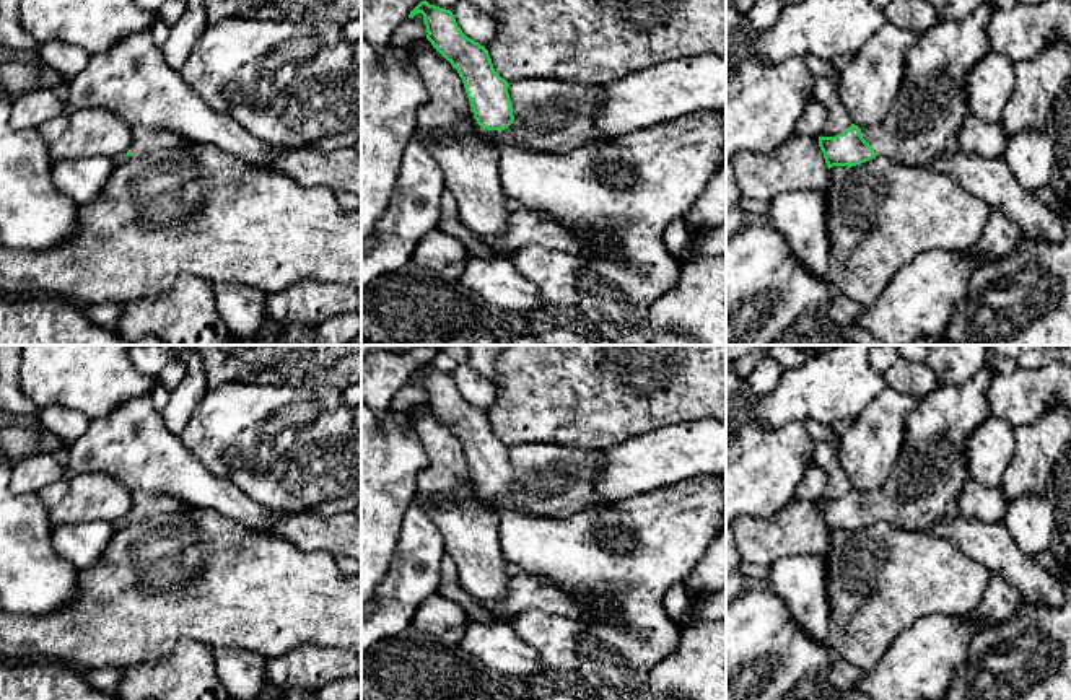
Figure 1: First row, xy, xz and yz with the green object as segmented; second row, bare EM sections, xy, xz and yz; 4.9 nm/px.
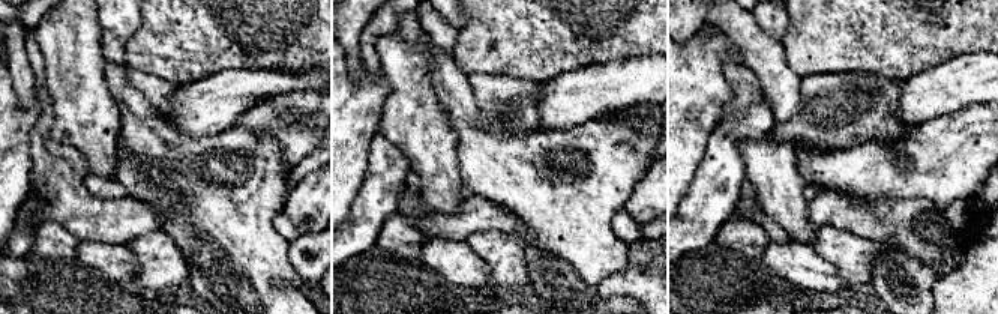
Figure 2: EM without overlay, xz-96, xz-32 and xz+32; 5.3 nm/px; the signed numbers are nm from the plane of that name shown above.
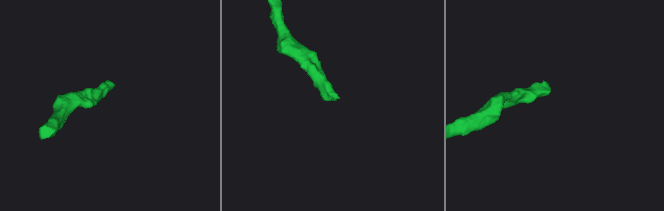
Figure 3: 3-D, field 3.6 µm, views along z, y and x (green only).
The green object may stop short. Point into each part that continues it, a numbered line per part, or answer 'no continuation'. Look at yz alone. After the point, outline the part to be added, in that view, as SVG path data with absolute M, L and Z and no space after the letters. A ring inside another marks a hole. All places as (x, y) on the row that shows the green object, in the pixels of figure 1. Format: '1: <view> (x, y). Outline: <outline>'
1: yz (931, 106). Outline: M983 0L964 20L939 20L905 54L905 78L887 117L876 127L863 129L863 138L874 148L876 156L889 156L905 166L929 166L947 150L951 137L957 137L964 120L970 117L965 81L968 72L990 52L986 26L994 8L994 0Z

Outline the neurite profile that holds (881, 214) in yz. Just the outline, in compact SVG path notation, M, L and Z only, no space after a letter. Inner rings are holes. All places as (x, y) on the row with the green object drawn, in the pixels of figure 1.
M876 156L856 166L828 169L827 208L830 265L828 282L864 308L874 304L894 275L918 254L972 249L991 217L991 207L952 177L928 166L905 166Z

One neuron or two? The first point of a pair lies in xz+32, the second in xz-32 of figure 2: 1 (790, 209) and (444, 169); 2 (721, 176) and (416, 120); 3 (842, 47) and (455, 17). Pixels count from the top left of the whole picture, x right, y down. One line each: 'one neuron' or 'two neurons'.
1: one neuron
2: two neurons
3: two neurons

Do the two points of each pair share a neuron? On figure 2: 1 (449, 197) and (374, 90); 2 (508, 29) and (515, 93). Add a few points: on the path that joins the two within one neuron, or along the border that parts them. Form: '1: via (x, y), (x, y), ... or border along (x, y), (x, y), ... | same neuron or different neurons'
1: border along (381, 71), (389, 86), (389, 93), (377, 131) | different neurons
2: border along (479, 72), (532, 78), (542, 83) | different neurons

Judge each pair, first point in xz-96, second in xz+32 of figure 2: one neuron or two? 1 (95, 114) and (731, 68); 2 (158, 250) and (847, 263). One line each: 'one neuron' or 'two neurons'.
1: one neuron
2: one neuron

